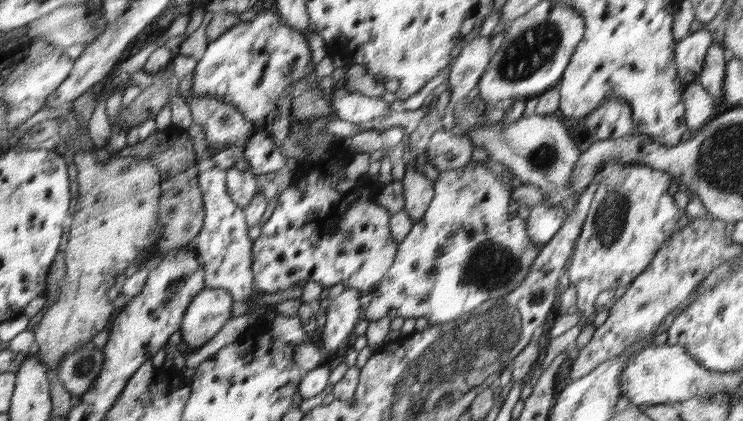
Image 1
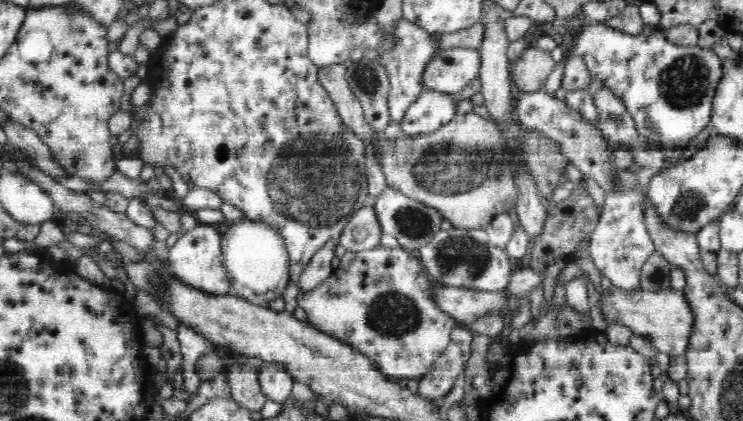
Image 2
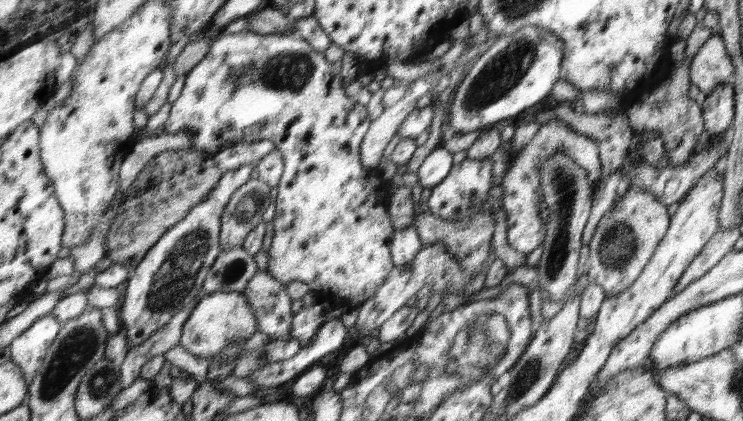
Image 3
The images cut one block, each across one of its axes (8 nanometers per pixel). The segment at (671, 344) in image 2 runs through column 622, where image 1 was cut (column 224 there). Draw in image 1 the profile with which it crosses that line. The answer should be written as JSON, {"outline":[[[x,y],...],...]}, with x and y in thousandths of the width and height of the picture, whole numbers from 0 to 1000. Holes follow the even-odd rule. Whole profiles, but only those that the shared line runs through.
{"outline":[[[283,684],[261,713],[245,779],[246,810],[266,831],[277,822],[312,751],[312,703],[303,684]]]}

